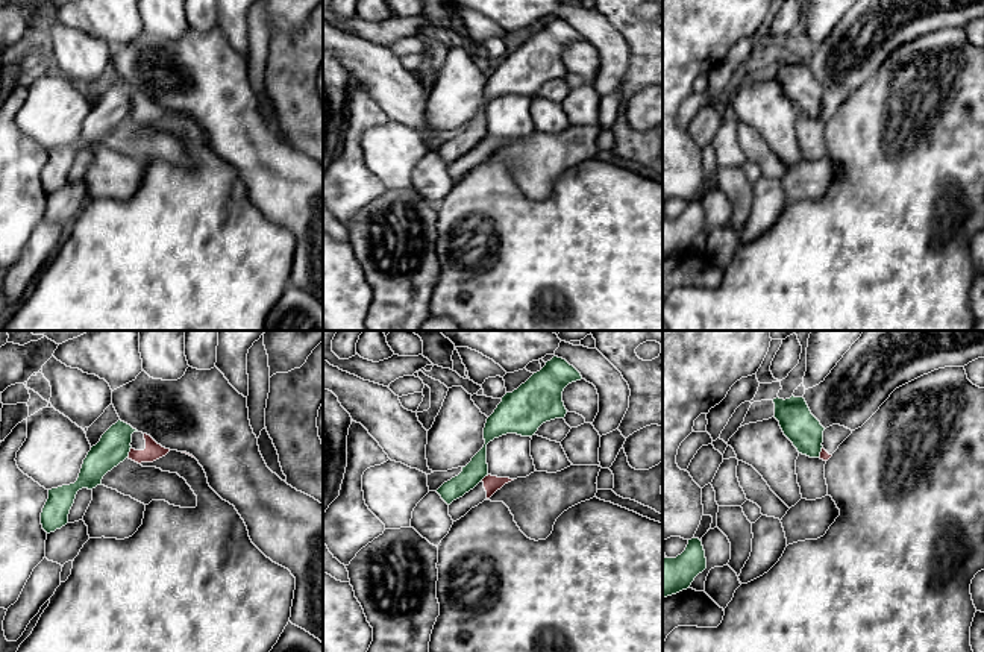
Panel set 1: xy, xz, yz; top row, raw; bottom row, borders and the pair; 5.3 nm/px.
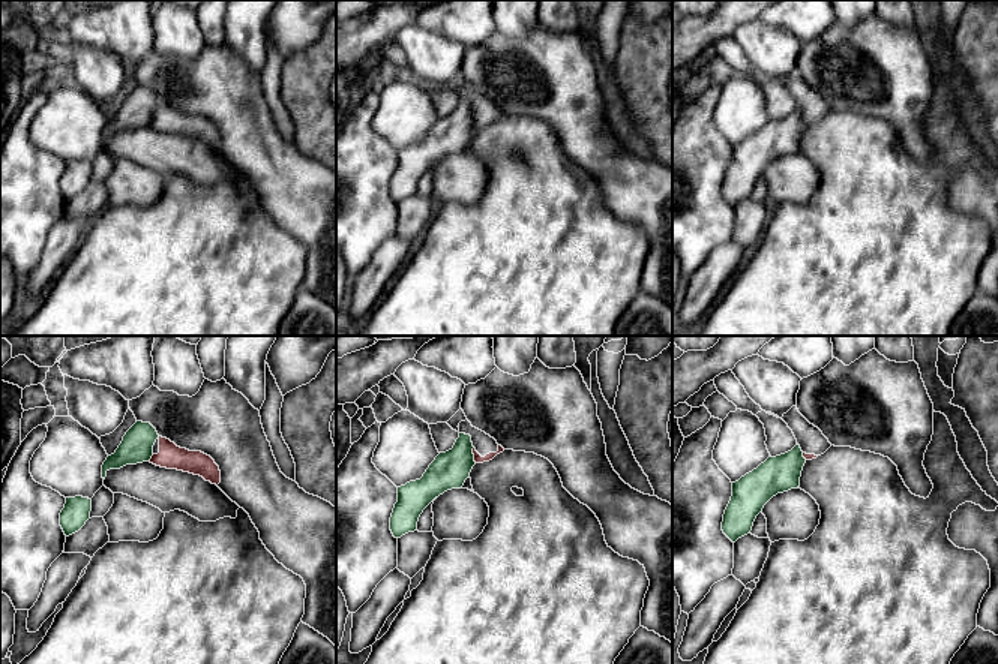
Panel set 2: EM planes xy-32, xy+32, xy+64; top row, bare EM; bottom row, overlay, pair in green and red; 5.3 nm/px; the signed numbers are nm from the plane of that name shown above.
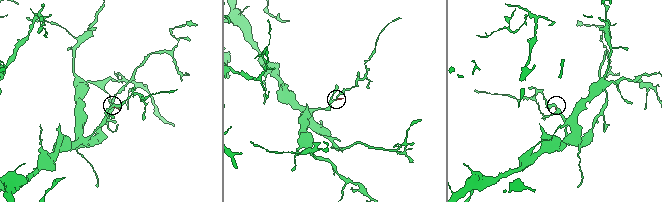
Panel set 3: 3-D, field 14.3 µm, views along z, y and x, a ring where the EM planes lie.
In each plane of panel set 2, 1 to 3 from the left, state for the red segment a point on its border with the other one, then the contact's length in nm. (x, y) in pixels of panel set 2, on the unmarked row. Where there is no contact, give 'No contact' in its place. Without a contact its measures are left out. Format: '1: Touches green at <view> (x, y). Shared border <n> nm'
1: Touches green at xy-32 (150, 122). Shared border 50 nm
2: Touches green at xy+32 (473, 119). Shared border 90 nm
3: Touches green at xy+64 (802, 120). Shared border 50 nm

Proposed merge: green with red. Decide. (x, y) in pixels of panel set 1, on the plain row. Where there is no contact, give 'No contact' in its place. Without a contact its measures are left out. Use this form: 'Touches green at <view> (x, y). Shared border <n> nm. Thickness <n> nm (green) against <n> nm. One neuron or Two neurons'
Touches green at xy (129, 111). Shared border 70 nm. Thickness 170 nm (green) against 90 nm. Two neurons

